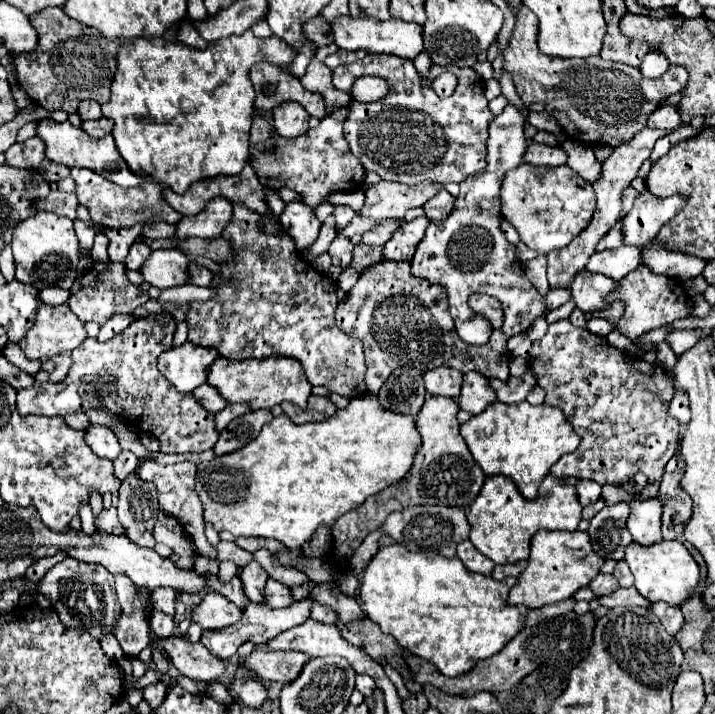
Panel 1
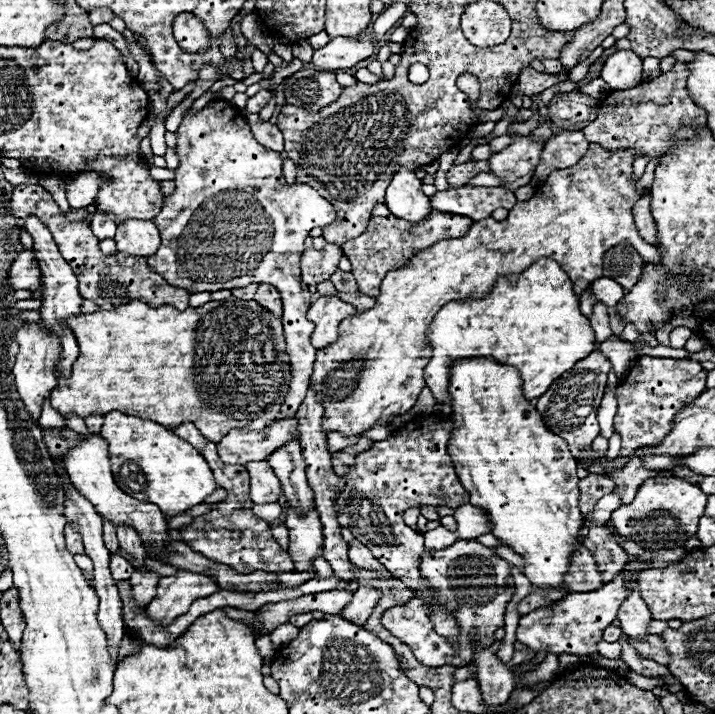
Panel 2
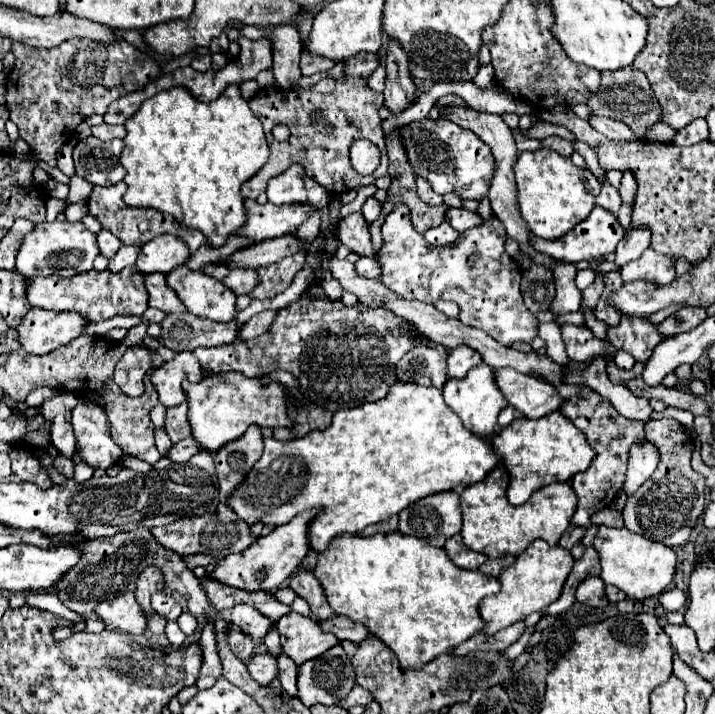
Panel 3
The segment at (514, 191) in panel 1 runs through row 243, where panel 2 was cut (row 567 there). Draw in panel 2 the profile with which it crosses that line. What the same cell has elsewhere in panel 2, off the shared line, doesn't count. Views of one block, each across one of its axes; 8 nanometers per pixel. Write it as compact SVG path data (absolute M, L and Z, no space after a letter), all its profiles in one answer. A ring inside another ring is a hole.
M466 358L454 362L450 374L454 430L448 454L452 456L462 486L470 494L470 504L484 510L490 518L490 534L524 558L524 574L532 582L532 590L568 590L564 578L570 570L572 554L578 548L578 532L584 524L584 516L578 508L578 462L570 454L566 440L554 436L534 412L534 404L524 400L520 376L514 368L502 366L492 358Z

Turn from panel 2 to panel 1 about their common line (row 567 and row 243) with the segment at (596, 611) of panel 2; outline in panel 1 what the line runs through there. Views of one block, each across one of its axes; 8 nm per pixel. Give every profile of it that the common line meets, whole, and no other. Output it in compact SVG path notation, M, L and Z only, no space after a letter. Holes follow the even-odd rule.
M648 190L642 192L634 202L632 212L622 216L622 232L626 236L626 244L642 248L654 242L660 228L682 210L684 202L686 198L682 194L656 198Z

